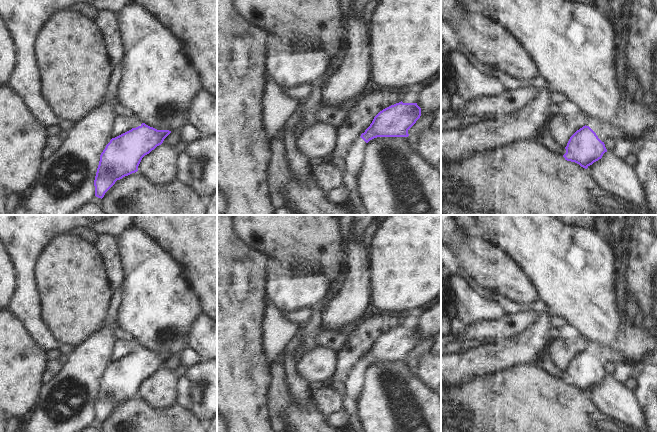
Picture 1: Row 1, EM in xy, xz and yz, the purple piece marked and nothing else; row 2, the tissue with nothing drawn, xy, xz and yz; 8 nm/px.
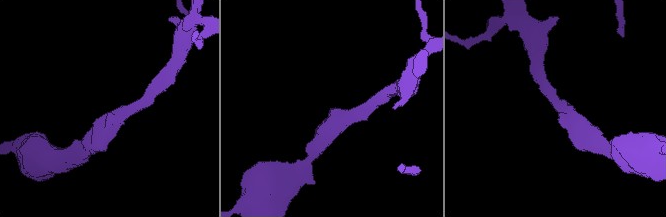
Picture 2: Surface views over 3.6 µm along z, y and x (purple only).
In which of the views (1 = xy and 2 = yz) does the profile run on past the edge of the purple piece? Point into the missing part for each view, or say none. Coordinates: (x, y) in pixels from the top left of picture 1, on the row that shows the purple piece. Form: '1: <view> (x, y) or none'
1: xy (138, 123)
2: yz (603, 132)

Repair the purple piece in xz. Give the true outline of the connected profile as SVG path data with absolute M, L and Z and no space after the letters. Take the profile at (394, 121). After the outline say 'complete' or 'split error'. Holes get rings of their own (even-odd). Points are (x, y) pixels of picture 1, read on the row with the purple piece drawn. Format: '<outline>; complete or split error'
M402 101L380 111L370 126L350 146L343 157L341 172L344 185L350 194L349 201L353 211L366 215L356 188L363 151L366 144L377 137L408 137L408 130L421 116L421 108L417 103L403 103Z; split error

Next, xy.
M138 120L131 130L112 138L100 155L95 196L102 199L117 180L137 172L142 158L161 145L170 133Z; split error

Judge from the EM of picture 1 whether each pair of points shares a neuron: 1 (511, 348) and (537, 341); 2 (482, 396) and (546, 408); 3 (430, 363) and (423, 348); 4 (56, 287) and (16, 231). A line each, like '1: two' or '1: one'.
1: one
2: one
3: two
4: two

